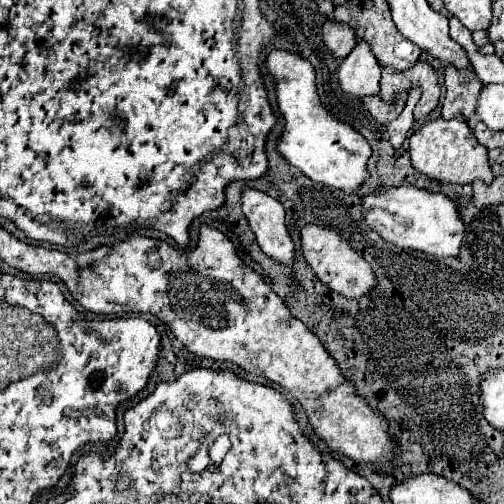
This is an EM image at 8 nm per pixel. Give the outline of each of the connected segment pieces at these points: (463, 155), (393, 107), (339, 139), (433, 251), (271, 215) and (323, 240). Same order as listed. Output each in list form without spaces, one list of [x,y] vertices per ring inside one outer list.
[[[453,117],[453,119],[433,119],[423,123],[419,129],[411,135],[411,163],[415,169],[425,173],[431,179],[445,179],[451,183],[473,183],[475,179],[483,179],[485,183],[493,181],[493,173],[487,159],[487,149],[475,139],[471,127],[465,119]]]
[[[399,93],[397,101],[391,103],[391,105],[389,105],[387,101],[383,101],[379,95],[373,95],[373,97],[363,99],[365,107],[369,109],[369,113],[371,113],[381,125],[387,125],[389,121],[393,121],[393,119],[403,111],[405,101],[407,101],[407,93]]]
[[[271,51],[267,57],[267,69],[277,85],[277,103],[281,115],[285,117],[285,131],[277,145],[279,153],[315,183],[355,193],[369,177],[367,161],[371,157],[371,147],[365,137],[349,123],[333,117],[321,103],[315,69],[307,59],[287,51]]]
[[[385,187],[379,195],[367,195],[365,203],[363,203],[363,211],[365,211],[365,221],[371,229],[375,229],[383,239],[391,241],[393,245],[401,247],[401,249],[417,249],[435,257],[457,257],[465,239],[465,225],[461,221],[459,209],[457,205],[445,197],[443,193],[429,193],[425,189],[417,189],[417,187]]]
[[[257,189],[243,191],[243,213],[257,237],[257,243],[265,255],[271,259],[293,267],[295,265],[295,245],[285,225],[285,207]]]
[[[307,225],[301,229],[301,243],[303,243],[303,255],[305,255],[307,263],[311,265],[311,269],[315,271],[315,275],[325,285],[329,285],[329,289],[333,289],[335,293],[353,299],[353,297],[367,295],[375,289],[377,277],[371,271],[369,263],[363,261],[363,257],[355,249],[351,249],[349,243],[335,231],[317,227],[317,225]]]

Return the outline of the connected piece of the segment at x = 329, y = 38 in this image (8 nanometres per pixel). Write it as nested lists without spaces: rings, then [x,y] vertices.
[[[327,19],[323,25],[323,39],[325,45],[329,47],[329,51],[337,57],[337,59],[345,59],[349,51],[353,51],[357,37],[353,33],[353,29],[349,29],[349,25]]]

